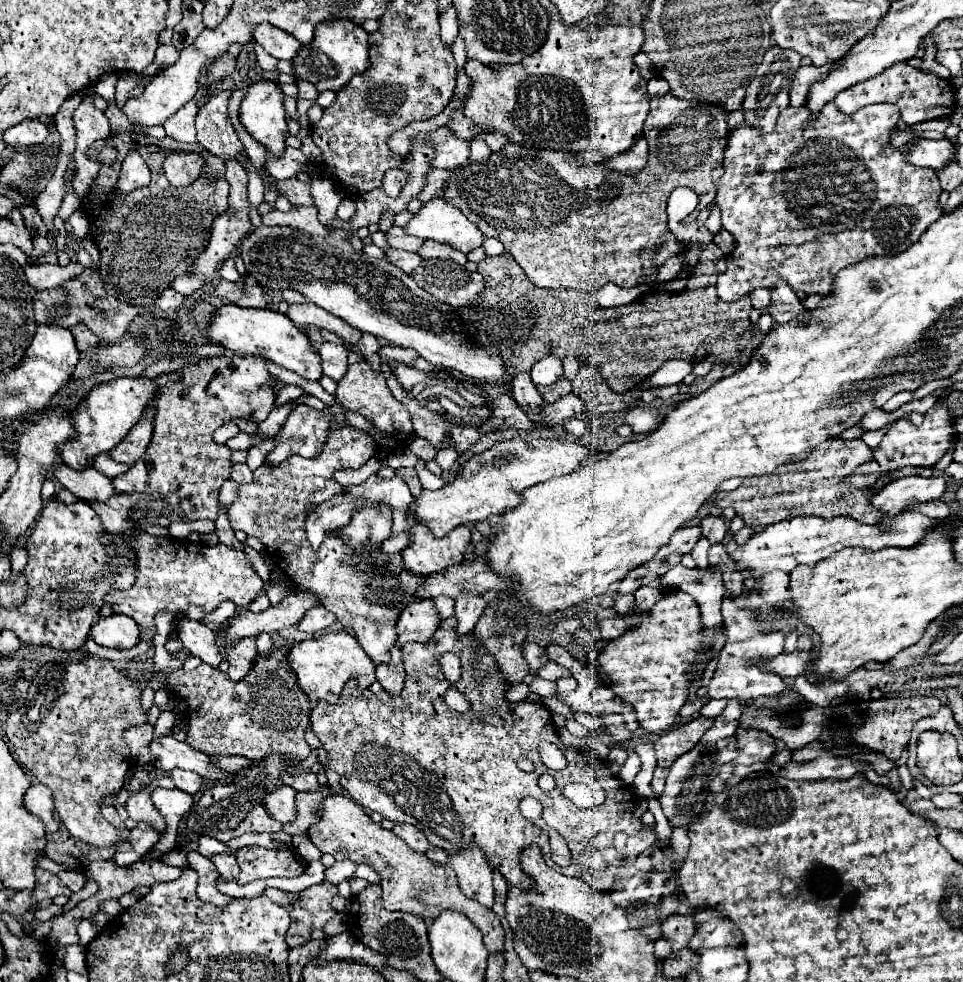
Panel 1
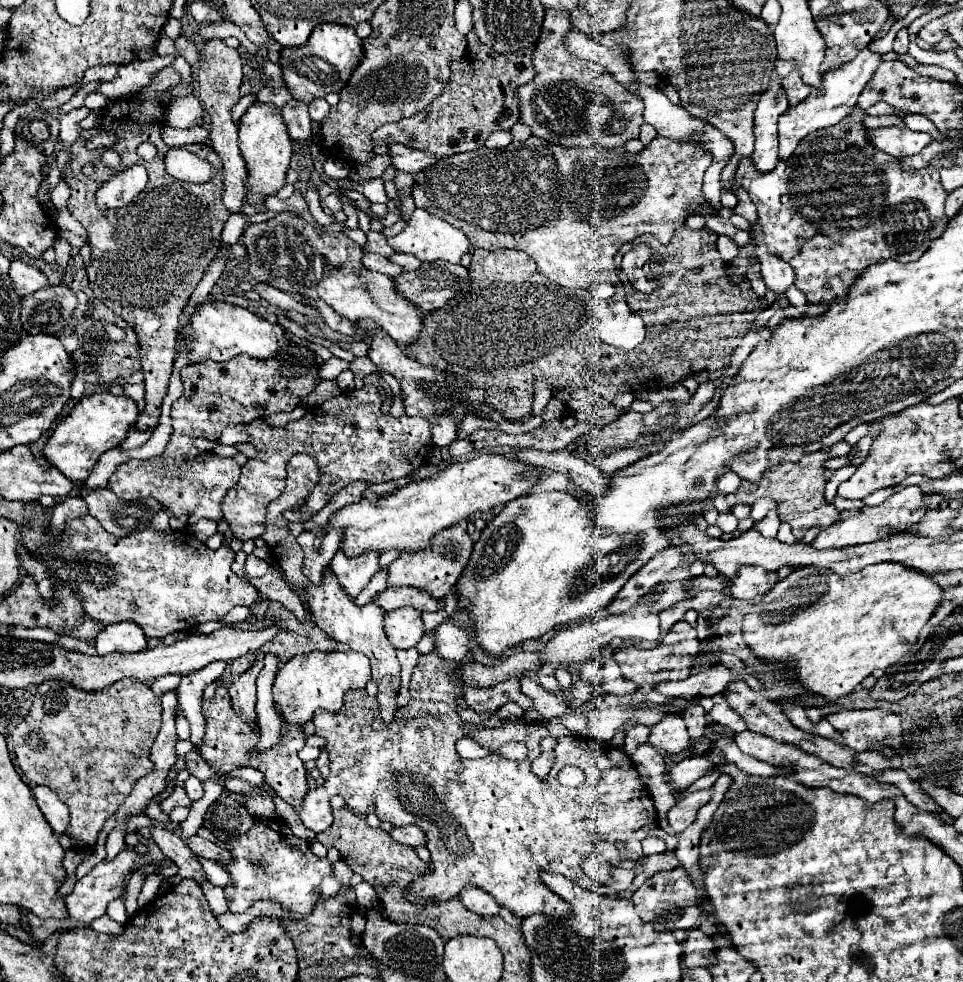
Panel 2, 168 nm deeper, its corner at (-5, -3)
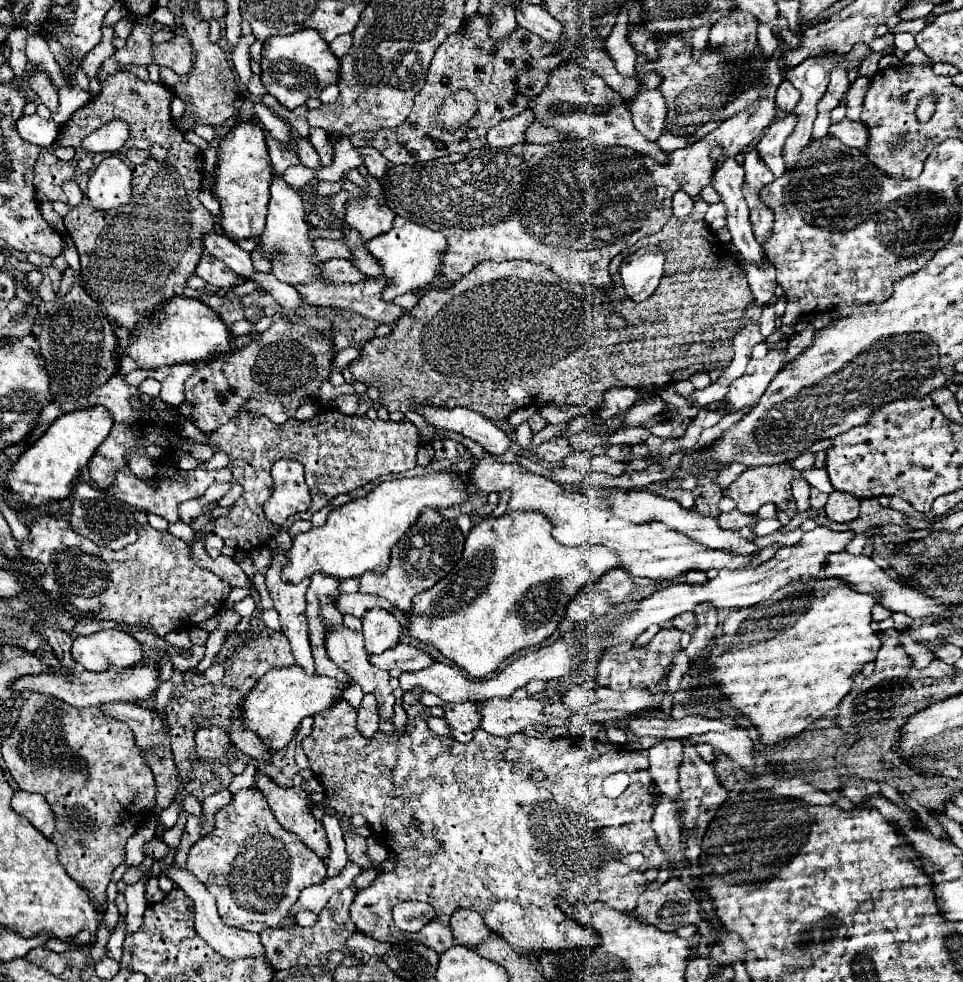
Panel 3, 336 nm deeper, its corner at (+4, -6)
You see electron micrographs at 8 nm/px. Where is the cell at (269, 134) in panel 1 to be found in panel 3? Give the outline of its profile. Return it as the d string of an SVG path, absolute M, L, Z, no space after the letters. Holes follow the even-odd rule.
M238 123L218 145L218 165L214 173L212 195L220 203L220 227L230 241L260 237L266 227L270 201L272 163L268 157L264 129L254 123Z

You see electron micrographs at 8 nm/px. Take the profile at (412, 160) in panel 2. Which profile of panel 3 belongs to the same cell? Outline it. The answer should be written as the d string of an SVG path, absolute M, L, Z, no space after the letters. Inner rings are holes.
M358 147L358 153L362 155L364 167L368 169L370 175L374 175L374 177L384 175L384 171L388 169L388 161L380 155L380 151L376 151L374 147Z

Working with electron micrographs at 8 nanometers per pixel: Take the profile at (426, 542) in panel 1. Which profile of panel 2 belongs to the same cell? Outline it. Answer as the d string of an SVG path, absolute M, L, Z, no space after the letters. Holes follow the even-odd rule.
M457 524L453 528L447 528L445 532L439 532L435 536L431 548L419 552L399 552L399 558L389 566L387 586L413 586L433 594L435 598L443 598L457 584L463 568L469 562L471 550L473 550L473 540L463 526Z

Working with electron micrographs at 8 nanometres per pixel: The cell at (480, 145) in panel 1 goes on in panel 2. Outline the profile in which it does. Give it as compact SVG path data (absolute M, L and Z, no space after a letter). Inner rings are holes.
M503 130L503 132L491 134L491 136L487 138L485 146L487 146L487 148L505 148L509 142L511 142L511 134L509 134L507 130Z

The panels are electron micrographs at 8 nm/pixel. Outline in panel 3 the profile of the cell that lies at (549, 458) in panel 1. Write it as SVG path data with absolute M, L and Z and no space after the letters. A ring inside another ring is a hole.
M448 471L428 473L414 479L394 479L380 483L366 497L354 499L340 509L332 509L324 527L314 527L308 533L298 533L292 547L286 551L288 563L282 567L282 581L300 583L314 573L324 573L334 579L360 577L366 571L384 573L388 569L390 549L400 535L418 519L426 507L444 509L468 499L468 483Z

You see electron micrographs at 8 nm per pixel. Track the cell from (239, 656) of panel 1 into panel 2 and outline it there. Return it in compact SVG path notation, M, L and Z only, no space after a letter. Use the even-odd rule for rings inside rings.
M259 652L253 666L239 674L237 680L231 684L229 688L229 696L231 696L231 702L233 702L233 708L235 712L249 720L249 722L255 722L255 702L257 702L257 696L255 696L255 678L259 674L259 670L263 668L263 654Z

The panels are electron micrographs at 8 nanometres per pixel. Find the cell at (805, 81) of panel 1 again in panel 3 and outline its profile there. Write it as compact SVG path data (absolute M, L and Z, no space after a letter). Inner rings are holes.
M782 81L780 87L778 87L778 93L776 93L776 105L778 105L778 109L784 111L784 113L790 113L792 107L796 105L796 99L800 99L796 87L790 81Z

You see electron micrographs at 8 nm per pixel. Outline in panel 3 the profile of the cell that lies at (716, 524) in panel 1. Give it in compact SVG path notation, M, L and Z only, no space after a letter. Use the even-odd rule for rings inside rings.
M734 509L734 511L722 513L718 517L718 523L720 523L720 527L728 527L728 529L742 529L742 527L754 527L756 519L754 519L754 515Z

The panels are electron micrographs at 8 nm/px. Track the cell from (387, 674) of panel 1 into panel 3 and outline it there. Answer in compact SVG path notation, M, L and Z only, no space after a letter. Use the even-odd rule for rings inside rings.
M364 695L362 705L358 709L358 721L356 729L362 737L372 737L378 731L378 711L376 711L376 699L374 695Z

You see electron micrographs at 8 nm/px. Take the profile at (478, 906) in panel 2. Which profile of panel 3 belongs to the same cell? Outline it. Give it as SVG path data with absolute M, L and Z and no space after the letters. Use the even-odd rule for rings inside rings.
M470 909L456 911L450 919L450 929L456 943L470 949L476 949L490 937L490 931L484 927L484 921L480 919L480 913Z

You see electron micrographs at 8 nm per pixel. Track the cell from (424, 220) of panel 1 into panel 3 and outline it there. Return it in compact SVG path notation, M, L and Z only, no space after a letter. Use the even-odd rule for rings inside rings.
M404 217L394 219L394 227L388 233L382 233L366 243L368 253L382 265L384 277L388 281L384 289L384 301L392 301L394 297L402 295L404 291L426 287L436 277L436 267L440 265L442 251L444 251L444 235L440 237L438 231L420 227Z

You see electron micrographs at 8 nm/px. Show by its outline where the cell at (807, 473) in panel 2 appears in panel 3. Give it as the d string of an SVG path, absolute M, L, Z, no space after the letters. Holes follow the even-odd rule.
M788 463L768 465L768 467L750 467L746 469L730 487L722 489L724 497L734 499L736 507L744 513L758 513L760 505L774 503L784 513L794 515L796 503L788 501L792 495L790 481L798 479L800 471L792 469Z

